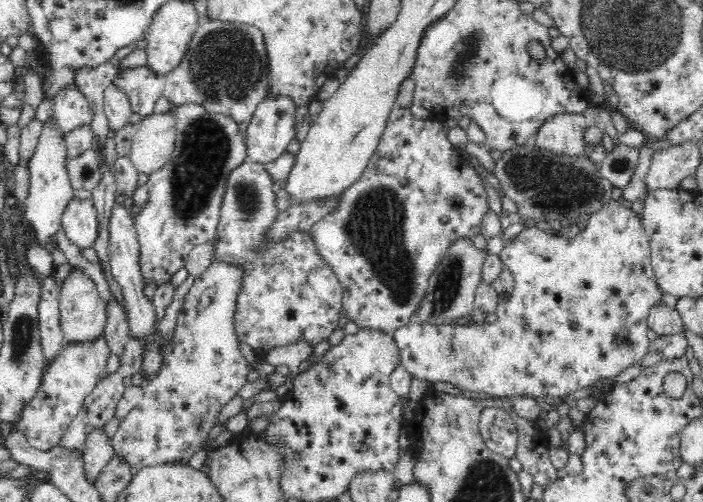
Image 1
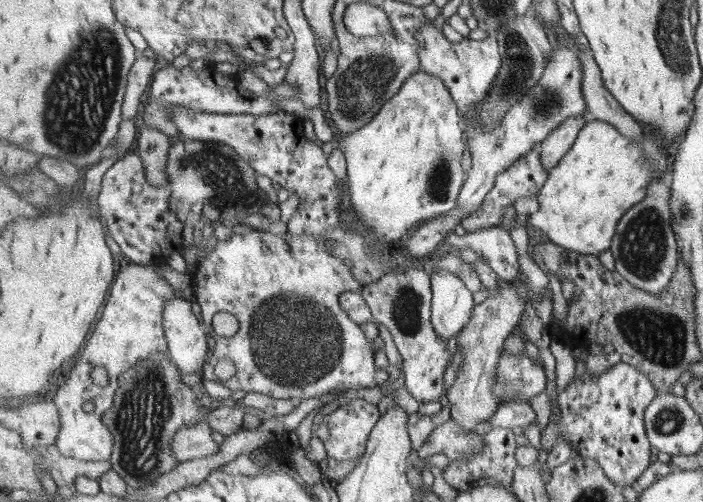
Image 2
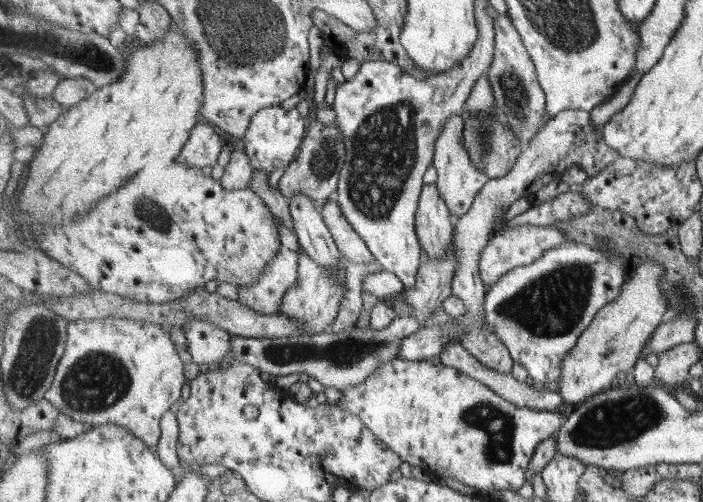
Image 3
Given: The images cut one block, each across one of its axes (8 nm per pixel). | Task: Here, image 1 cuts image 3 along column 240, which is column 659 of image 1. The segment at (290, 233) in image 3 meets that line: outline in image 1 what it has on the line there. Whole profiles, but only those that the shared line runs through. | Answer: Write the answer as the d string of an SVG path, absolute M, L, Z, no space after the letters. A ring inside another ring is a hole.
M611 200L606 202L598 212L590 215L583 230L576 234L573 238L559 237L558 235L549 235L543 230L536 227L528 227L520 238L506 246L499 253L499 257L503 262L503 266L508 267L512 271L514 277L514 286L512 294L505 300L500 300L497 304L497 320L495 323L476 323L474 325L448 325L432 326L418 325L410 322L408 325L401 326L395 330L392 335L398 343L398 349L401 351L402 366L414 377L420 380L433 382L447 382L452 386L468 391L485 394L504 401L506 398L511 399L516 396L534 396L554 398L564 398L571 393L580 390L580 388L590 388L594 384L598 384L600 380L611 380L618 376L626 368L634 366L641 358L648 354L651 346L648 332L648 315L650 307L654 303L661 302L662 290L659 288L655 272L650 262L649 238L645 233L644 225L641 217L638 216L628 205L620 200ZM570 322L578 322L578 330L570 330Z

